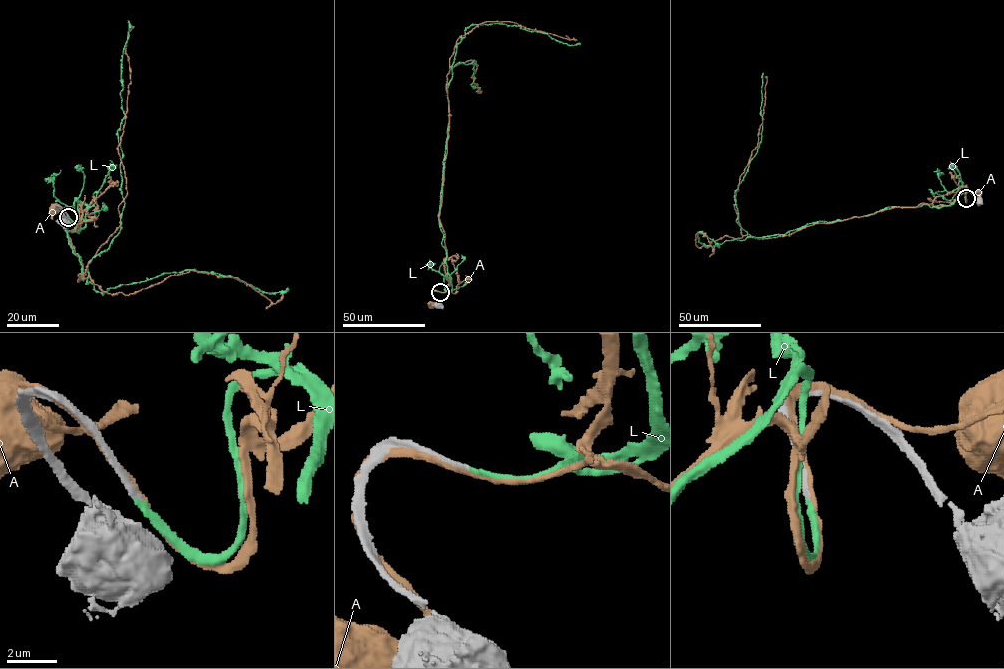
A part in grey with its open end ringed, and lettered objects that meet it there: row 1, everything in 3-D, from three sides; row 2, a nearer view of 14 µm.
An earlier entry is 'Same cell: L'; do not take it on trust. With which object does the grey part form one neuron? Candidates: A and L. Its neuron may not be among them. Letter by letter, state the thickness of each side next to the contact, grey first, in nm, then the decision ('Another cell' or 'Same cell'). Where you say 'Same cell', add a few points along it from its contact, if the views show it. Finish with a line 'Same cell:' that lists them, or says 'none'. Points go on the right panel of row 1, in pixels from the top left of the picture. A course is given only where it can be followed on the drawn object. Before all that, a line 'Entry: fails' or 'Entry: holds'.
Entry: holds
A: Thickness 240 nm (grey) against 240 nm. Another cell
L: Thickness 240 nm (grey) against 240 nm. Same cell. Its course: (966, 198), (966, 189), (945, 206), (888, 206), (748, 237), (737, 222), (735, 193), (761, 141), (763, 73)
Same cell: L

